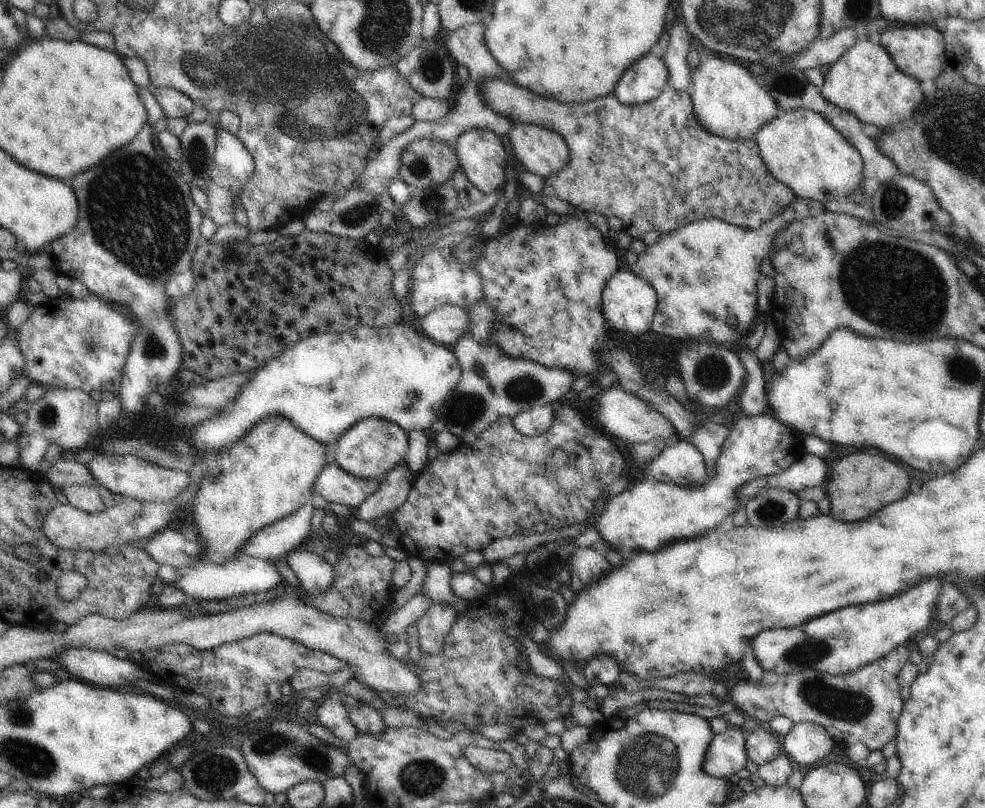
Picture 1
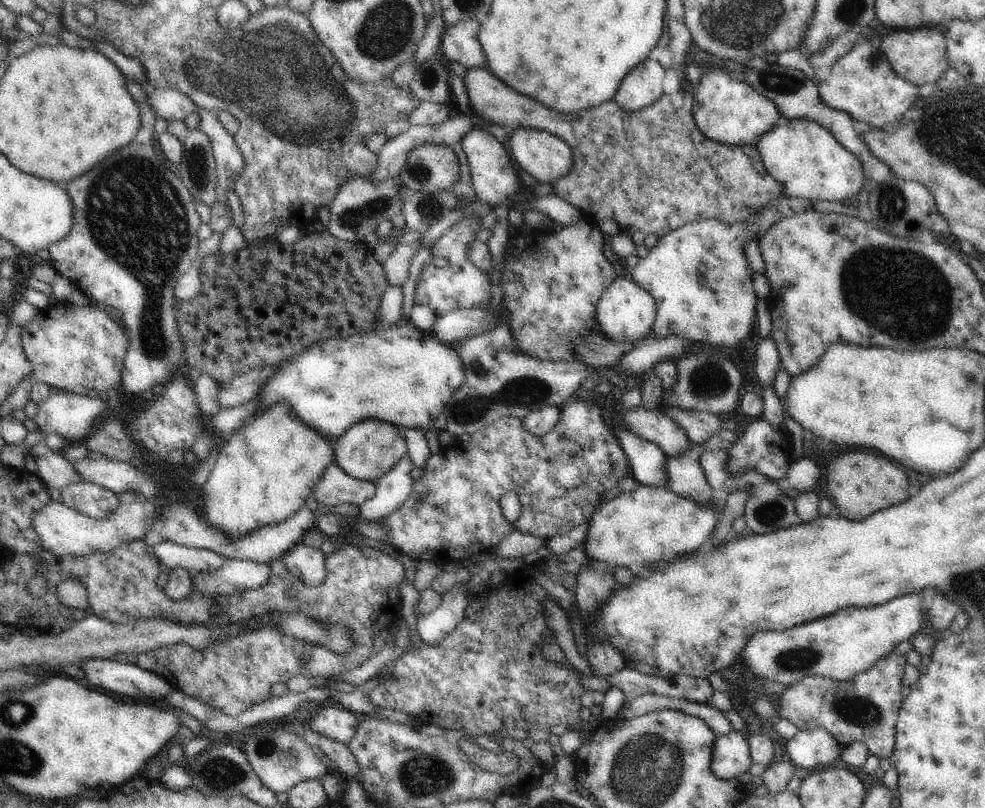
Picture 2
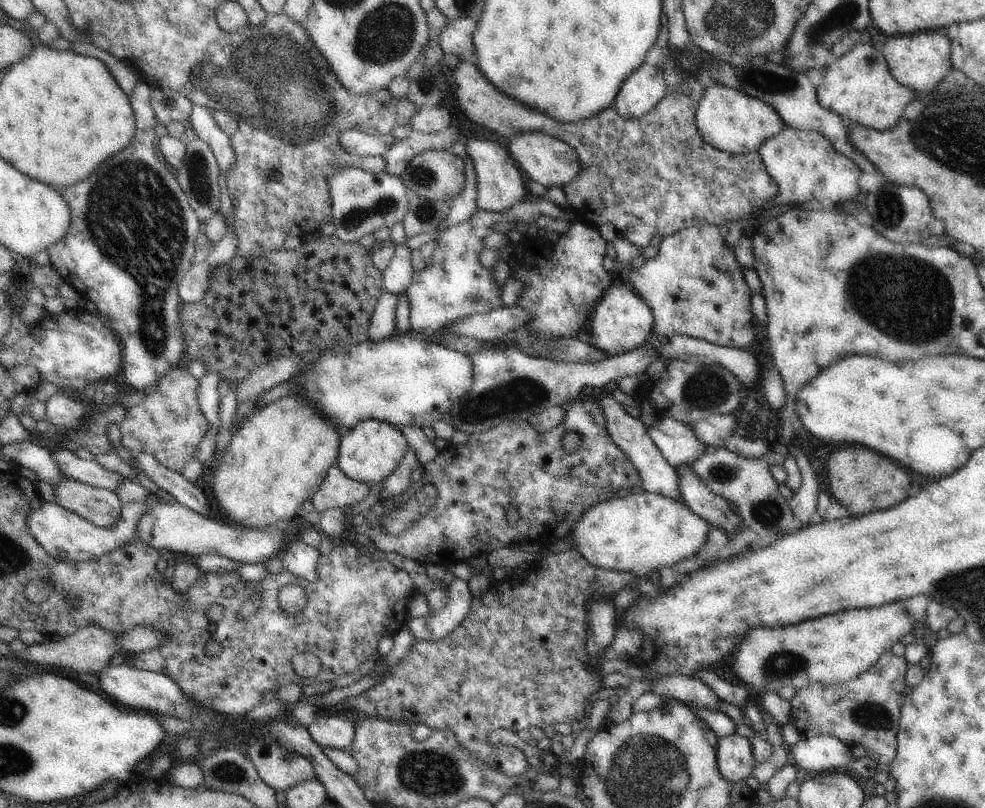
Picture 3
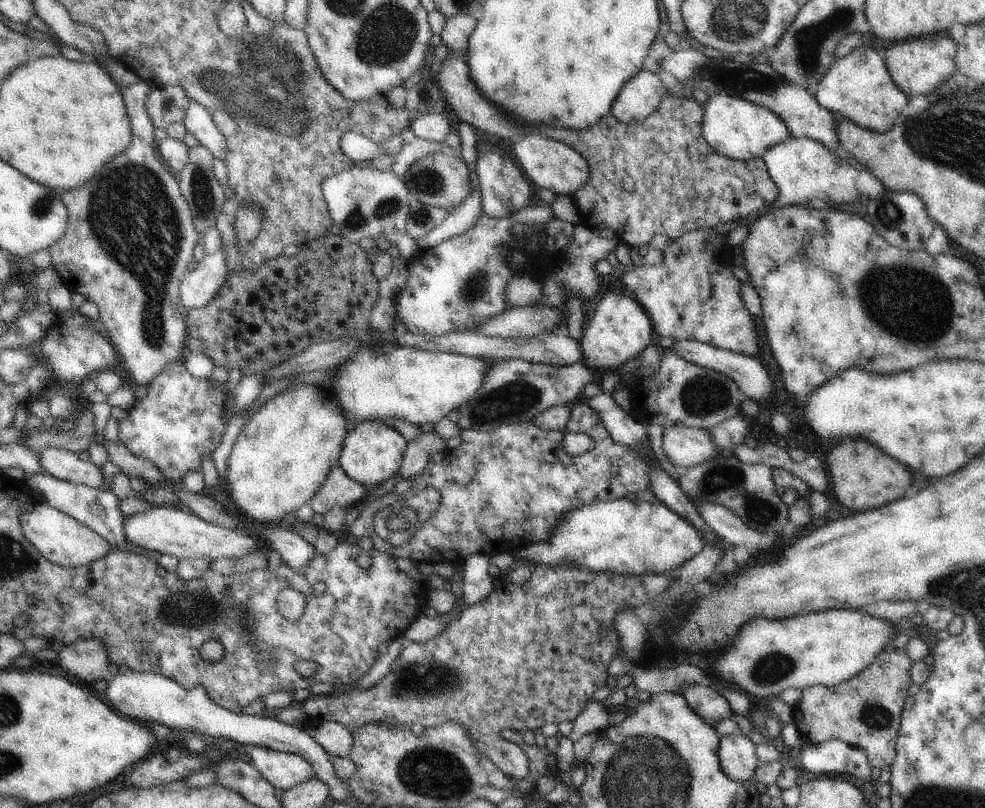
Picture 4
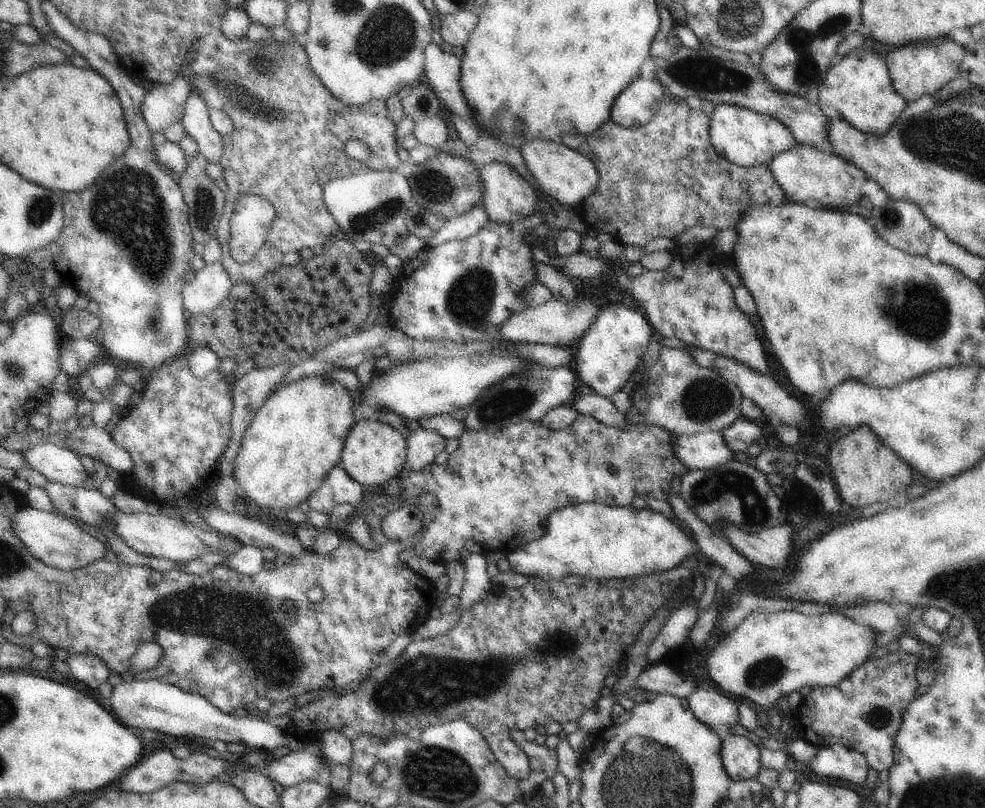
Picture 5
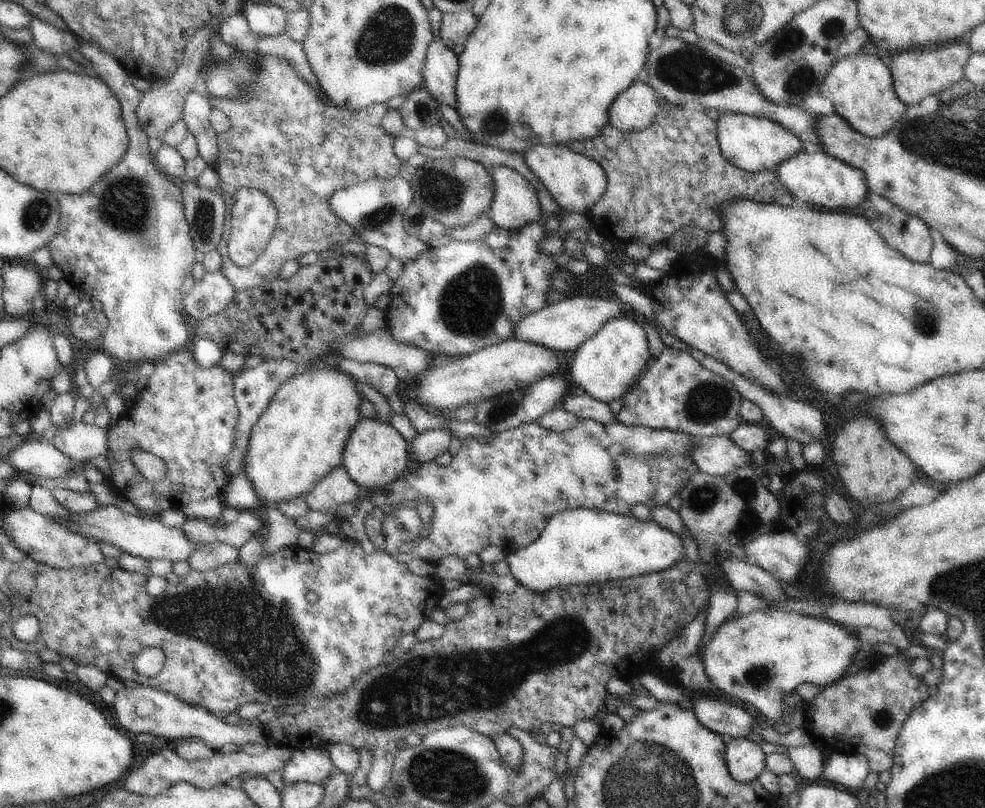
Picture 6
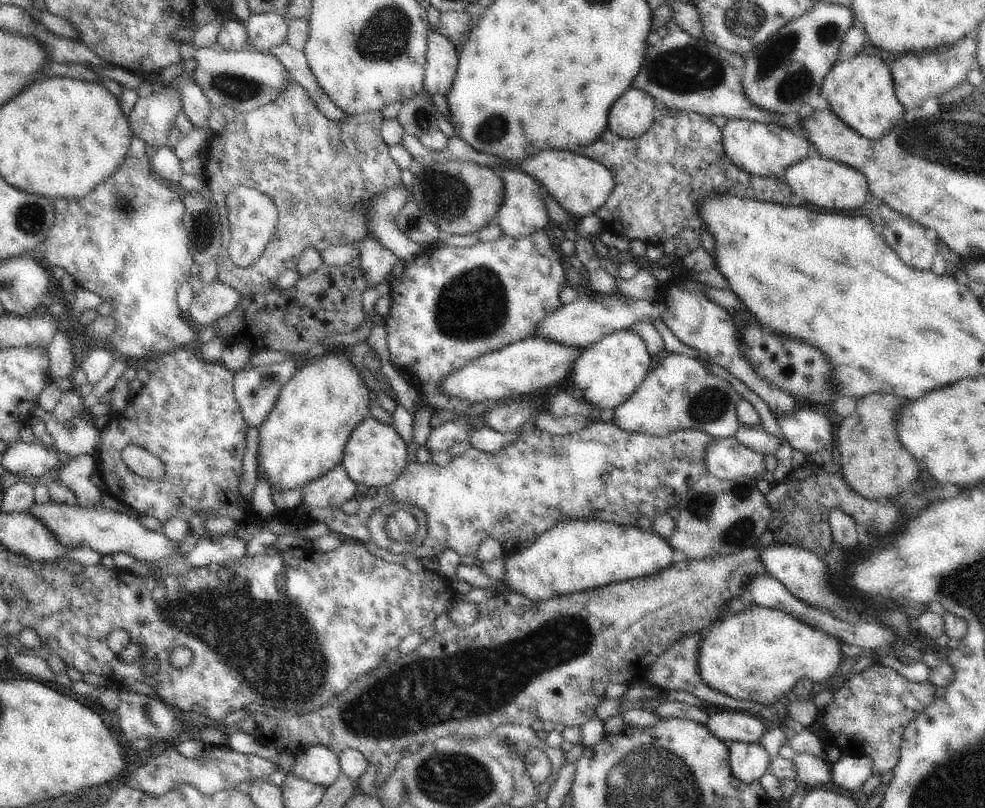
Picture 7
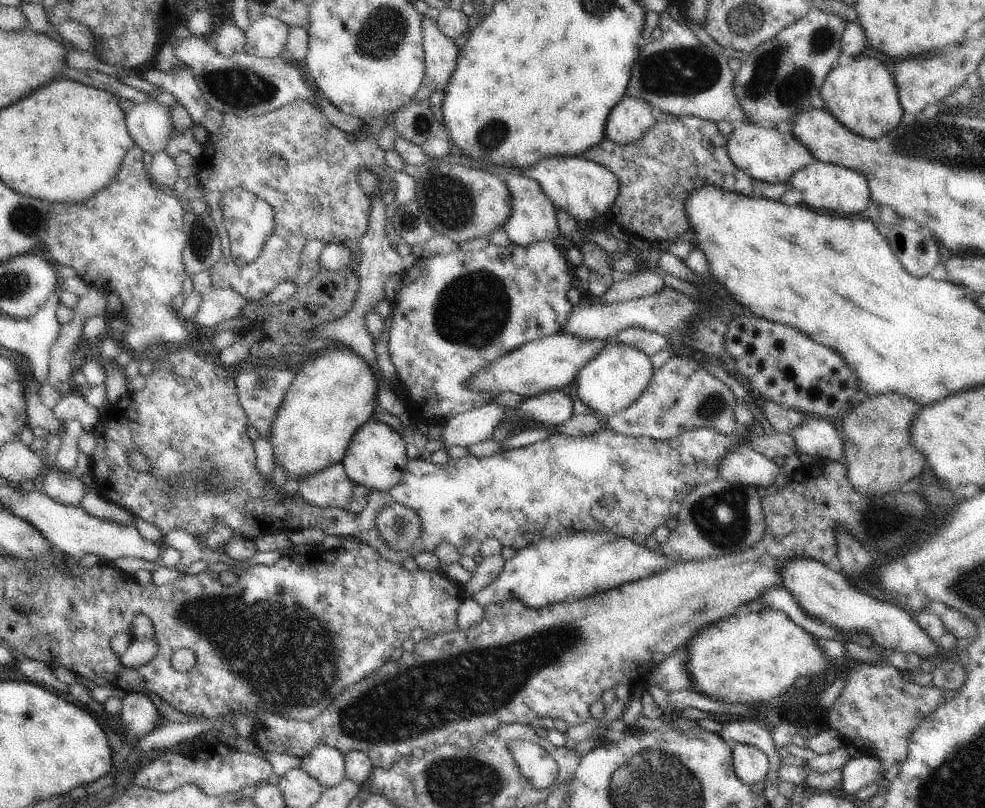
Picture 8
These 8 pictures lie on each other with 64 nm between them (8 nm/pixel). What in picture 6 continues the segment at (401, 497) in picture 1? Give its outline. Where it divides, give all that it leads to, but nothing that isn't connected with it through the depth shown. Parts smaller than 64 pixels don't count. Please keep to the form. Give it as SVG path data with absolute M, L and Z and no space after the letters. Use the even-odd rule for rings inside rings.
M429 429L420 432L413 439L410 456L415 460L414 464L422 465L435 461L440 454L448 452L454 435L449 429Z

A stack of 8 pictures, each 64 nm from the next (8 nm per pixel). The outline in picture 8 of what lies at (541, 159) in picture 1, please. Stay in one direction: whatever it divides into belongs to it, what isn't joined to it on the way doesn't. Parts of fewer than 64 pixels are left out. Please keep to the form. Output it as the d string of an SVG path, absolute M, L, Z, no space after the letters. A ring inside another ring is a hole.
M553 156L544 158L538 164L534 164L532 168L522 170L520 174L535 180L559 210L565 210L578 221L594 222L600 216L606 216L620 194L617 176L611 170L586 160L584 157Z

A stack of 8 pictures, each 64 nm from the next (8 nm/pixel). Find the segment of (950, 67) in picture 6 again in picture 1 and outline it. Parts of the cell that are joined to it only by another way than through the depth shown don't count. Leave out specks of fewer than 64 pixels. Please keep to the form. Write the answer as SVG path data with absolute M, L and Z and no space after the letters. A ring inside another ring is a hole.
M907 25L890 28L880 36L880 46L891 57L893 64L904 74L920 83L934 81L947 66L943 34L928 25Z

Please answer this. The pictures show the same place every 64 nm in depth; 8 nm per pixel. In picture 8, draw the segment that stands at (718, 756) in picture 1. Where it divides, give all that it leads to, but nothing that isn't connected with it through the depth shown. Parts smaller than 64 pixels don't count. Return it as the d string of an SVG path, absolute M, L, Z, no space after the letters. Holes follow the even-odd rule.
M735 743L731 747L735 775L744 784L762 783L771 770L768 756L755 746Z

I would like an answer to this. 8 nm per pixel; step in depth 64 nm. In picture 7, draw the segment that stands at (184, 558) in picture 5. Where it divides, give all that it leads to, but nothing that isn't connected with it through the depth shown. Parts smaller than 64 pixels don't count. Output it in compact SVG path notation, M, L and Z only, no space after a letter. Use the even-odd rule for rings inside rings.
M54 501L48 504L36 504L26 510L26 514L32 514L44 526L64 548L90 548L99 552L106 561L109 561L115 554L124 553L133 556L140 561L154 563L156 561L168 560L170 563L176 560L184 560L178 552L178 542L172 542L162 529L148 530L138 520L128 517L120 511L108 507L82 508L81 506L70 506L58 504Z

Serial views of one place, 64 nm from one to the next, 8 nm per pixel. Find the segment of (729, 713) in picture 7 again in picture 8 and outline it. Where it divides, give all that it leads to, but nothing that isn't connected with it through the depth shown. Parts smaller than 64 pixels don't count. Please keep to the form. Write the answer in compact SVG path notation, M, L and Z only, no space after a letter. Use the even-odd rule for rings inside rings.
M739 718L721 725L722 732L720 732L719 736L724 741L731 744L744 743L755 746L768 756L771 764L771 770L767 772L768 780L774 782L774 784L778 784L780 776L778 776L777 770L780 770L780 766L782 766L783 750L776 748L772 736L770 736L771 728L761 725L758 721L741 720Z

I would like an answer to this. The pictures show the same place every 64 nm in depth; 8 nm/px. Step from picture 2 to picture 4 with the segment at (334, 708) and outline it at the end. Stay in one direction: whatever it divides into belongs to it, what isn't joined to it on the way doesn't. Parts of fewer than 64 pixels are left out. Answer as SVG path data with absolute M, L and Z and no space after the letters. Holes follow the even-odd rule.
M323 722L318 726L310 725L307 731L324 748L331 760L333 758L349 758L353 745L353 734L350 734L342 724Z

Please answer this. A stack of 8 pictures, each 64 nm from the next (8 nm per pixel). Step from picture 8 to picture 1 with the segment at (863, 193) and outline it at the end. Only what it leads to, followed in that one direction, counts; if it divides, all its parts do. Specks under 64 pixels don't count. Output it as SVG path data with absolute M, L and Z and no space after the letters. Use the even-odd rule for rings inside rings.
M778 108L776 117L760 128L754 140L767 170L780 183L786 184L795 197L823 203L846 201L864 179L861 155L828 120L812 110Z

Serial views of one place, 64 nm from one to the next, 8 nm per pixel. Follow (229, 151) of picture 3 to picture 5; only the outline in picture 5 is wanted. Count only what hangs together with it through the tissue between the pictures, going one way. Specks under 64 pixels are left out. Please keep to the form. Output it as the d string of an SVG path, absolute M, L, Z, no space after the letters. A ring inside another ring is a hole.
M191 93L186 100L185 112L181 123L186 133L198 144L199 153L211 164L219 162L223 153L224 136L210 122L209 106L198 96Z

